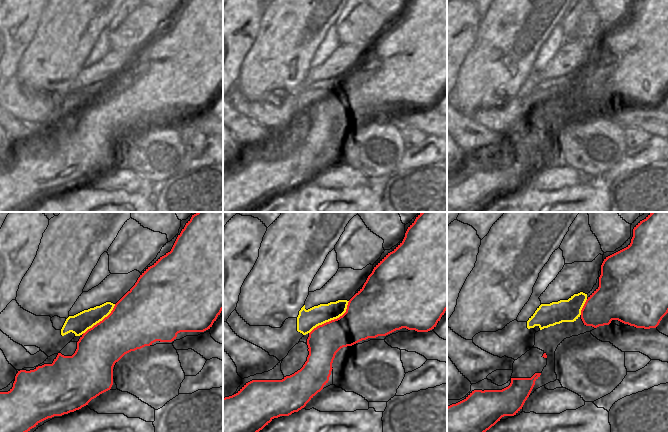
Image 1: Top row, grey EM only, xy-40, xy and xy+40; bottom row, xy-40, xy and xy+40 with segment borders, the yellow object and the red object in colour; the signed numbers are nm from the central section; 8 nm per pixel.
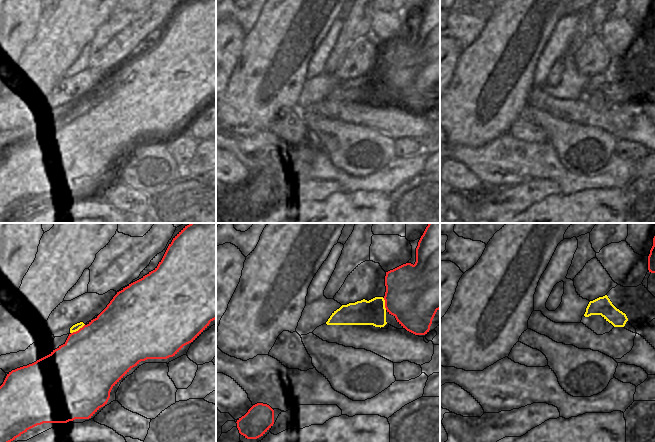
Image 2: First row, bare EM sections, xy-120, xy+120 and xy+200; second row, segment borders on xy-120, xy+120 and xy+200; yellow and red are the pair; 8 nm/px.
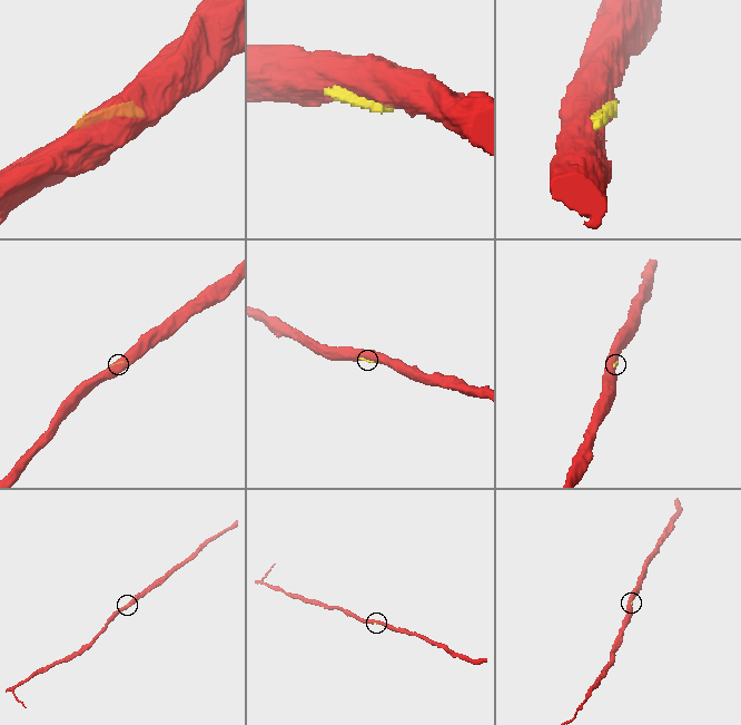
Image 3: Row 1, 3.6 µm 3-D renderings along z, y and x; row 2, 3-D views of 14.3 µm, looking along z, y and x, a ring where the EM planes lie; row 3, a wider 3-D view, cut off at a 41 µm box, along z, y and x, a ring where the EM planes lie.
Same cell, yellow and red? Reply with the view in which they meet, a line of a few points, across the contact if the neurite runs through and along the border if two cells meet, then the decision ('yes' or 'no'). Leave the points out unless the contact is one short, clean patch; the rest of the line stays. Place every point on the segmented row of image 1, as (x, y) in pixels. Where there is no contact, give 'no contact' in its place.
xy | yes

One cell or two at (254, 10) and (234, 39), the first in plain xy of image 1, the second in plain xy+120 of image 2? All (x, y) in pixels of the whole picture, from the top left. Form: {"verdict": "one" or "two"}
{"verdict": "one"}

